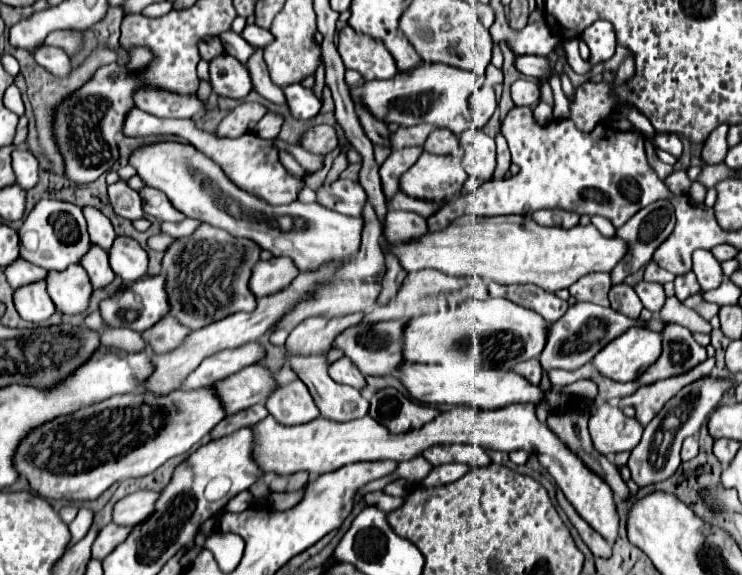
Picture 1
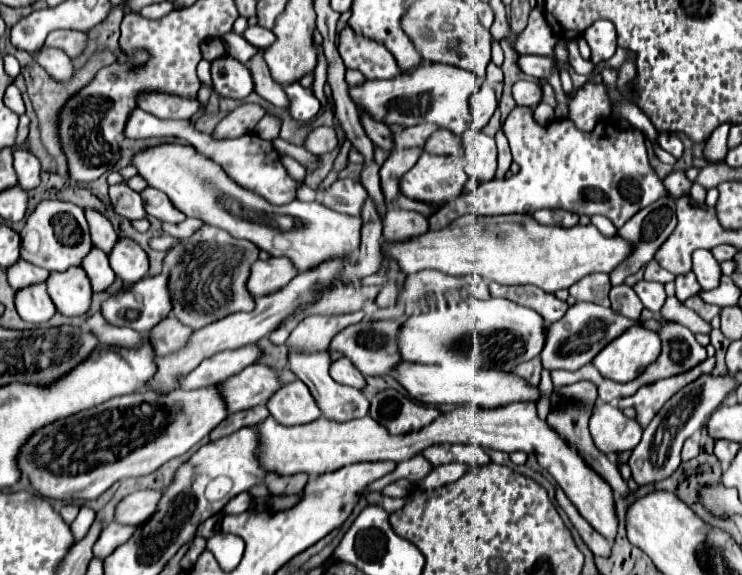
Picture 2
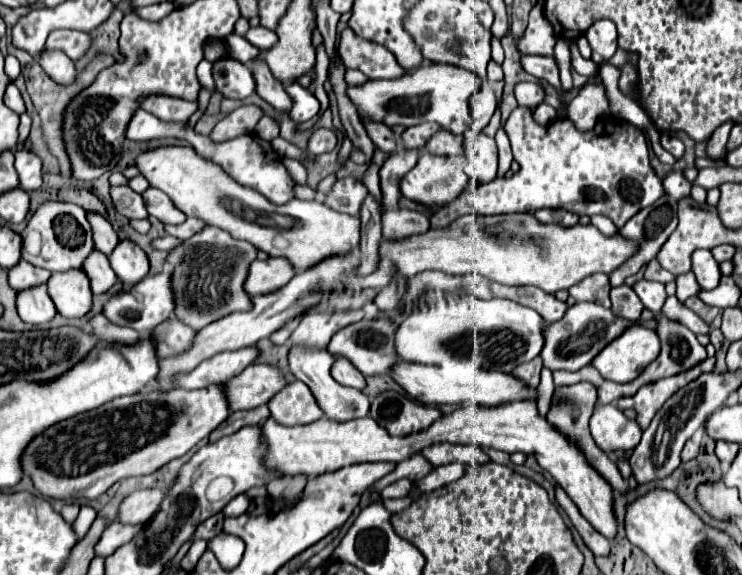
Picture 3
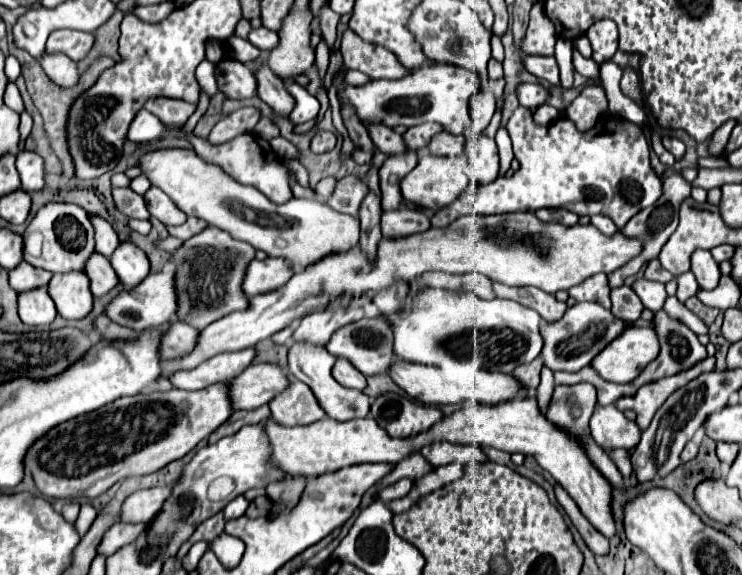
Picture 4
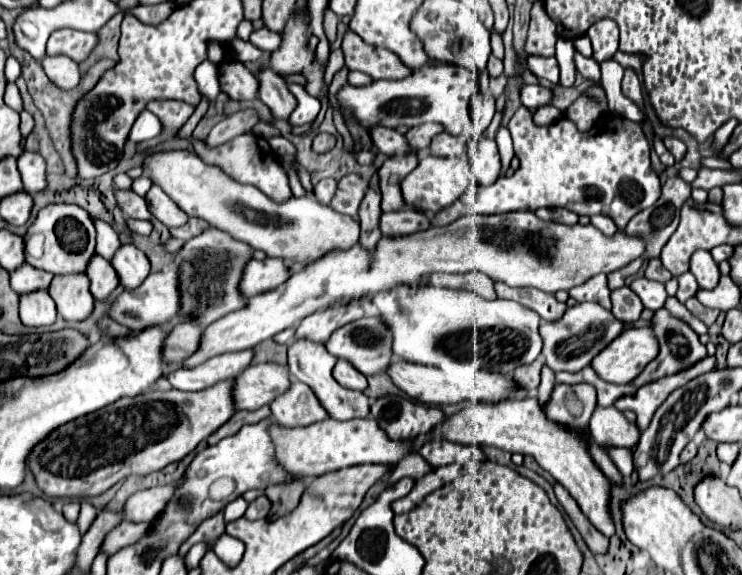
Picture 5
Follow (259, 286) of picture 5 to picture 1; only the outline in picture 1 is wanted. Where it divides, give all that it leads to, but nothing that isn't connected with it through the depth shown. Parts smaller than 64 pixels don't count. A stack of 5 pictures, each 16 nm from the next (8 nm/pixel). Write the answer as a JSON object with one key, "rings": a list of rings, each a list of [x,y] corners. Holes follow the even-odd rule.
{"rings":[[[270,258],[268,262],[260,260],[252,268],[252,276],[248,282],[248,288],[254,296],[266,296],[268,292],[278,292],[298,274],[298,268],[294,268],[292,260],[288,258]]]}

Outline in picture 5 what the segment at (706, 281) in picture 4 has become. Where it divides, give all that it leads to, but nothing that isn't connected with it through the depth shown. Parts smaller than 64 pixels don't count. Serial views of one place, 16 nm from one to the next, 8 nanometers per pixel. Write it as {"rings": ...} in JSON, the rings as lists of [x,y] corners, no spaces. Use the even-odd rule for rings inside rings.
{"rings":[[[700,250],[700,252],[692,254],[690,272],[696,276],[698,286],[706,288],[706,290],[712,290],[718,284],[718,278],[720,278],[718,264],[712,260],[710,252],[706,252],[706,250]]]}

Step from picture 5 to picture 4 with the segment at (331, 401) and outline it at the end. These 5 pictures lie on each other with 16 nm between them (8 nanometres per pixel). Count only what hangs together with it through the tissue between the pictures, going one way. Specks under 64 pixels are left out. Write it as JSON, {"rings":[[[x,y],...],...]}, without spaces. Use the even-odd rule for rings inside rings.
{"rings":[[[294,342],[288,350],[288,372],[312,388],[314,396],[320,400],[320,406],[326,410],[326,414],[332,420],[344,422],[344,420],[352,420],[352,418],[366,418],[366,414],[368,414],[366,408],[370,408],[370,398],[366,394],[362,394],[360,390],[340,386],[332,378],[334,362],[336,362],[336,358],[332,354],[328,354],[328,350],[324,346]]]}

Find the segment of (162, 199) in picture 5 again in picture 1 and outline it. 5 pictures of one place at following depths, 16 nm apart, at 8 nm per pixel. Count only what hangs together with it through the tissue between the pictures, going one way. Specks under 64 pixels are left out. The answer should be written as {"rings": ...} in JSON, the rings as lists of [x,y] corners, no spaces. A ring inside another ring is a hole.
{"rings":[[[142,188],[140,190],[142,196],[142,204],[144,204],[144,212],[148,216],[158,218],[160,222],[182,222],[186,216],[182,212],[178,212],[172,202],[168,200],[168,196],[156,188]]]}

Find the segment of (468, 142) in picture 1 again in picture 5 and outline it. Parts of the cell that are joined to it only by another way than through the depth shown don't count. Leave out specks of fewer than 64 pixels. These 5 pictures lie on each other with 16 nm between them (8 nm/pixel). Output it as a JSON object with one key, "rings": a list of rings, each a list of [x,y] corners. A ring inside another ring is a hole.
{"rings":[[[472,138],[470,142],[470,172],[480,186],[492,186],[502,176],[502,162],[494,140]]]}

